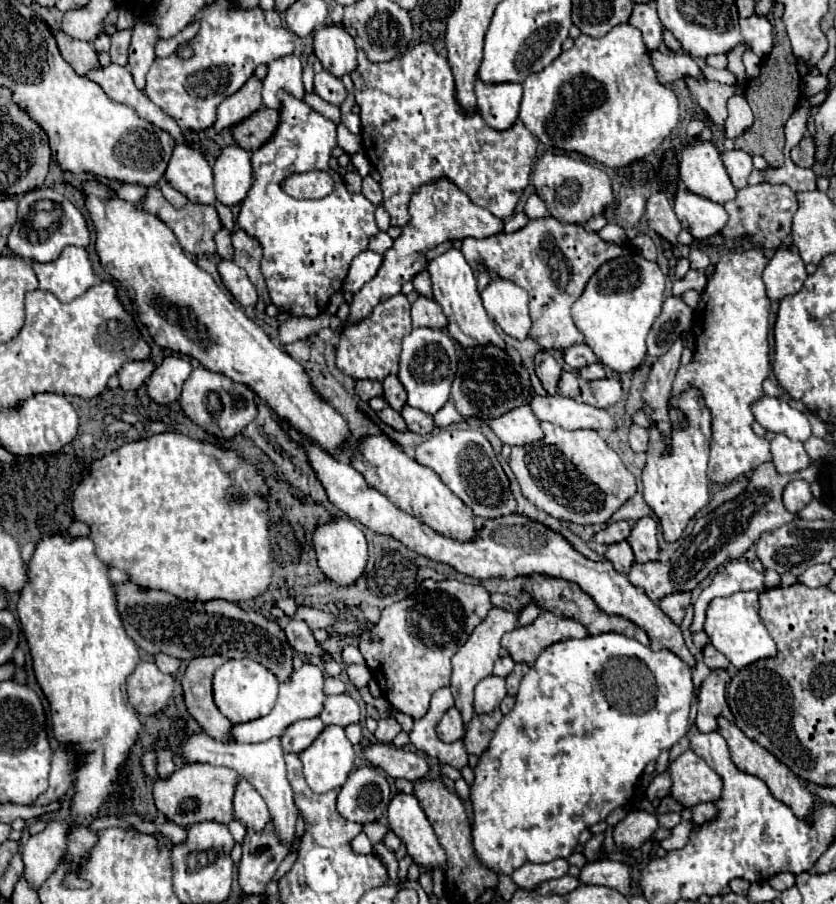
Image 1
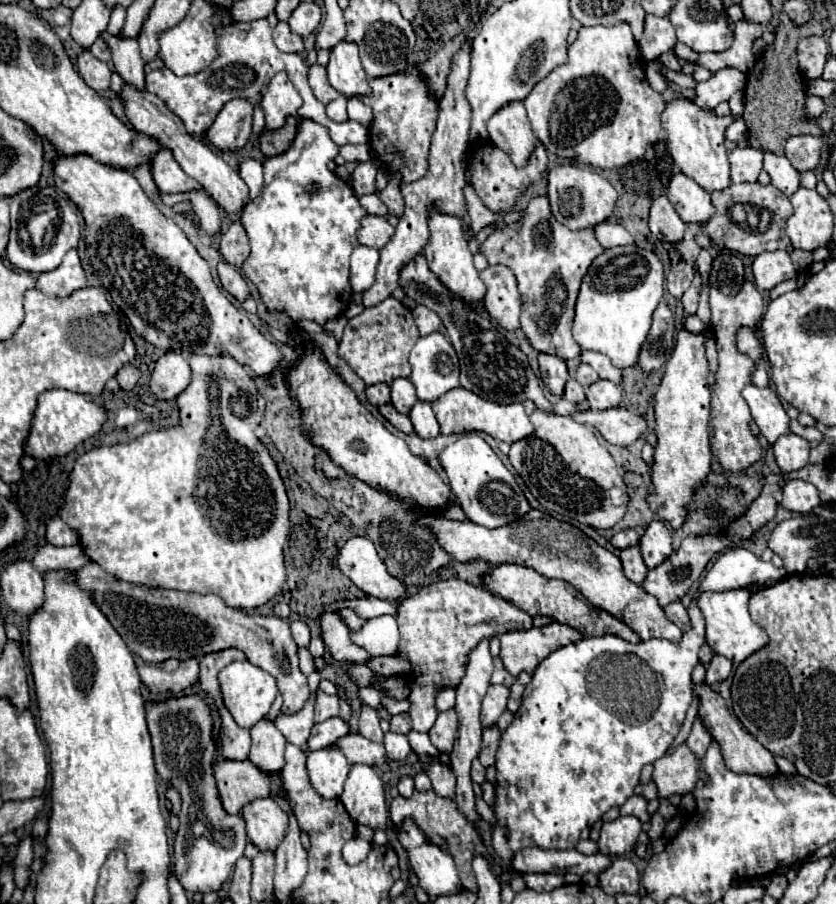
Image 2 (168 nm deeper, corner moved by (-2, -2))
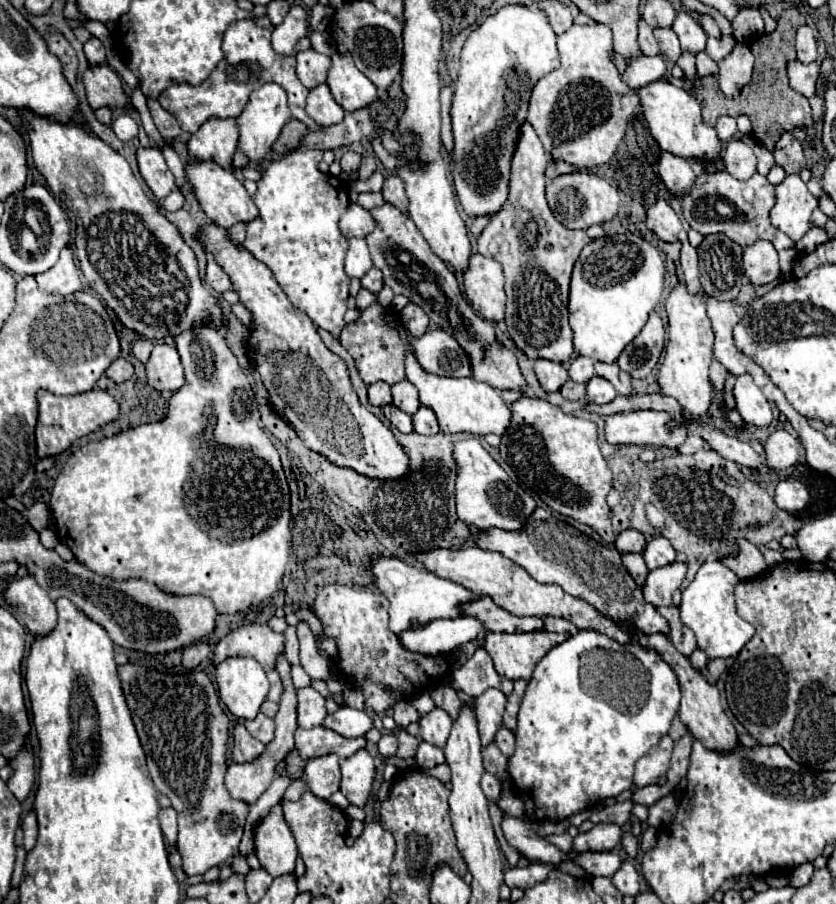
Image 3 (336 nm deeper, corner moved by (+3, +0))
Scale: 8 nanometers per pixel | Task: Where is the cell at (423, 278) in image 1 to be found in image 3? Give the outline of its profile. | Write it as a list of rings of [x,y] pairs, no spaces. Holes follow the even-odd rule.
[[[385,203],[379,209],[371,209],[373,217],[377,219],[377,227],[373,233],[365,237],[373,263],[383,271],[383,281],[393,289],[395,295],[405,295],[411,303],[425,309],[429,319],[437,323],[445,333],[455,337],[455,341],[469,353],[471,361],[471,377],[475,381],[487,383],[499,391],[523,391],[527,381],[521,375],[517,357],[511,349],[499,345],[495,339],[493,325],[479,317],[473,307],[463,299],[455,273],[431,251],[415,223],[403,215],[393,205]]]

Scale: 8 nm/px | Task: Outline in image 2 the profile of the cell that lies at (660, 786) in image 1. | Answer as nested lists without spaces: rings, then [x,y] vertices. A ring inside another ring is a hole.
[[[630,797],[630,799],[626,799],[626,802],[619,809],[620,815],[633,815],[634,817],[640,817],[642,821],[648,819],[648,817],[644,817],[646,801],[640,799],[640,797]]]

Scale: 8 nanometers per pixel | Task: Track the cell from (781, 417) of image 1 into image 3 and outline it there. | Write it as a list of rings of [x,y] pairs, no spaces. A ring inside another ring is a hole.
[[[749,375],[737,377],[737,383],[733,387],[737,411],[743,417],[745,423],[755,427],[769,427],[773,421],[773,409],[767,397],[761,393],[761,389],[753,383]]]

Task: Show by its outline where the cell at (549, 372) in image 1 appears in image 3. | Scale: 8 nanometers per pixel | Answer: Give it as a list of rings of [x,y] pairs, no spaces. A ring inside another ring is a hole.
[[[537,359],[535,361],[535,373],[537,373],[537,379],[539,379],[545,393],[559,391],[561,385],[569,379],[567,369],[561,363],[555,363],[549,359]]]

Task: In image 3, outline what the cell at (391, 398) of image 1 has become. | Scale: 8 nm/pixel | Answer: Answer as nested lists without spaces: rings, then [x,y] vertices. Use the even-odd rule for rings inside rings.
[[[407,379],[391,385],[391,393],[393,393],[393,405],[397,405],[401,411],[413,415],[419,409],[419,397],[417,397],[417,389],[413,383],[409,383]]]

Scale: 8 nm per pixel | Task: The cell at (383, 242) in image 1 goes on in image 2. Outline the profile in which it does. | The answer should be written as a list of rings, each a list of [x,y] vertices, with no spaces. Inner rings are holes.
[[[366,215],[360,221],[360,229],[356,231],[356,239],[360,245],[382,249],[390,237],[394,235],[394,227],[382,215]]]

